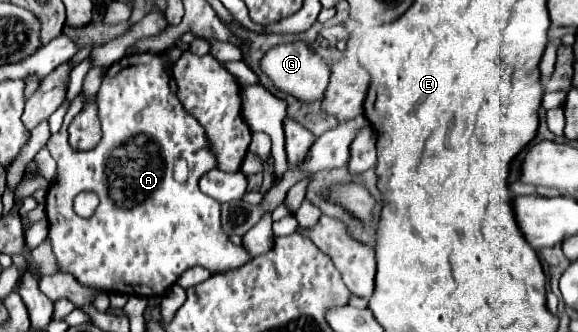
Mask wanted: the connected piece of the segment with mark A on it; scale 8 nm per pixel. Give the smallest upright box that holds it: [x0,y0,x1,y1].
[46,52,250,296]

